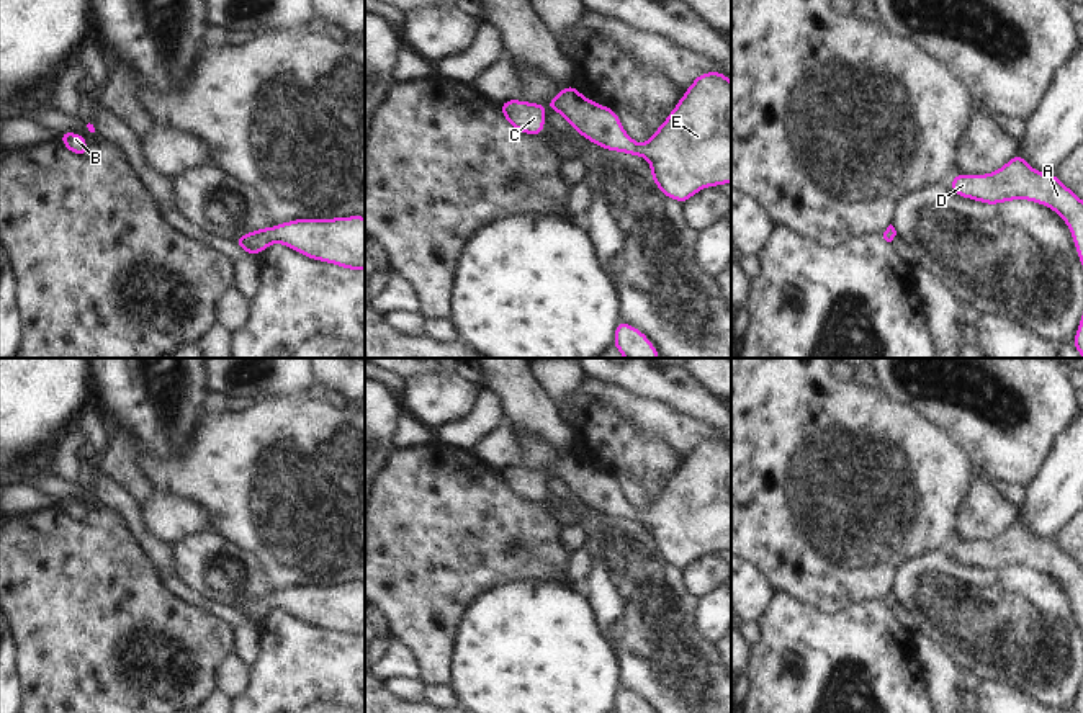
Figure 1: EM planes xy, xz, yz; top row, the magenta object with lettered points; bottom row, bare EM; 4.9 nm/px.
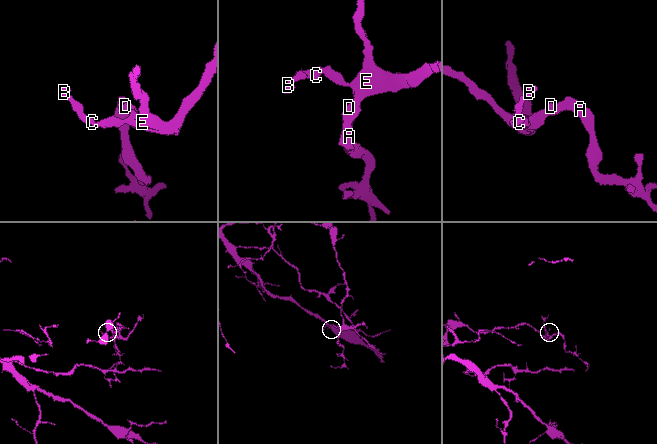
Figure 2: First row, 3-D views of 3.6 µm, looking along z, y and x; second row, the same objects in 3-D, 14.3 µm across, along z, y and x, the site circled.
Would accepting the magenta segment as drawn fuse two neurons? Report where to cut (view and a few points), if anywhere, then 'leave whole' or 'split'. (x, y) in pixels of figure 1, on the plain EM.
no cut; leave whole

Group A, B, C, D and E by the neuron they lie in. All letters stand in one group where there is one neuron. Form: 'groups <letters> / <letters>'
groups A B C D E

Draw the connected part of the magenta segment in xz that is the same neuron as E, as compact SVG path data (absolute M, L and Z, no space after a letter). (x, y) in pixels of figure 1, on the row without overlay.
M721 438L700 440L645 510L625 499L612 474L586 464L574 451L548 473L592 510L646 523L656 553L679 569L702 554L731 549L731 448Z

